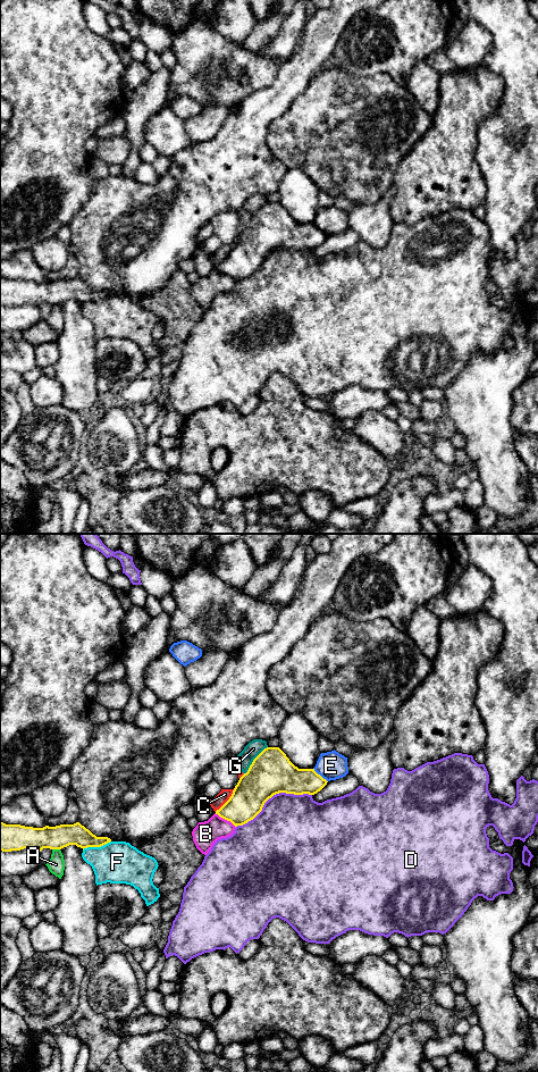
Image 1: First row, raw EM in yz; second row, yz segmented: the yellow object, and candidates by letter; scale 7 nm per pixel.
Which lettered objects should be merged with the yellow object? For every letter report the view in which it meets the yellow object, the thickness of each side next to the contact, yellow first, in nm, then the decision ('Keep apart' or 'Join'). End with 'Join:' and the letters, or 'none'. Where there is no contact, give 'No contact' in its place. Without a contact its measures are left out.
A: Touches yellow in yz. Thickness 160 nm (yellow) against 120 nm. Keep apart
B: Touches yellow in yz. Thickness 240 nm (yellow) against 180 nm. Keep apart
C: Touches yellow in yz. Thickness 240 nm (yellow) against 80 nm. Keep apart
D: Touches yellow in yz. Thickness 300 nm (yellow) against 460 nm. Keep apart
E: Touches yellow in yz. Thickness 220 nm (yellow) against 200 nm. Keep apart
F: Touches yellow in yz. Thickness 160 nm (yellow) against 300 nm. Keep apart
G: Touches yellow in yz. Thickness 300 nm (yellow) against 110 nm. Keep apart
Join: none

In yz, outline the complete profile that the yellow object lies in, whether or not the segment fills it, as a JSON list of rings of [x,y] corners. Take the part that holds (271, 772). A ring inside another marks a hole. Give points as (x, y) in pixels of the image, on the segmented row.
[[[267,747],[253,760],[247,772],[239,778],[229,799],[216,811],[216,814],[230,821],[235,827],[243,826],[253,820],[262,811],[264,803],[274,795],[279,793],[314,795],[327,782],[314,769],[295,767],[279,747]]]

